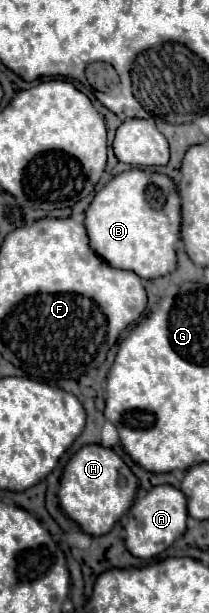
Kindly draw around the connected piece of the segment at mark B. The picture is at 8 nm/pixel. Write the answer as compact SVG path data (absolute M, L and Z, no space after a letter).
M145 170L117 174L95 194L85 216L91 250L109 266L131 270L145 280L167 276L177 268L175 244L181 234L181 200L169 176Z

